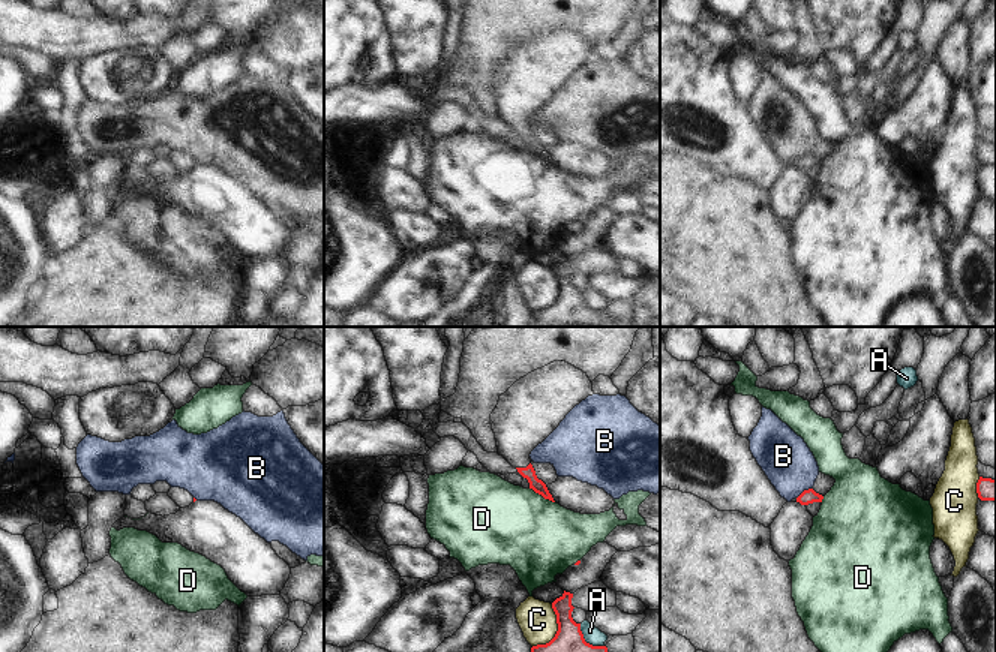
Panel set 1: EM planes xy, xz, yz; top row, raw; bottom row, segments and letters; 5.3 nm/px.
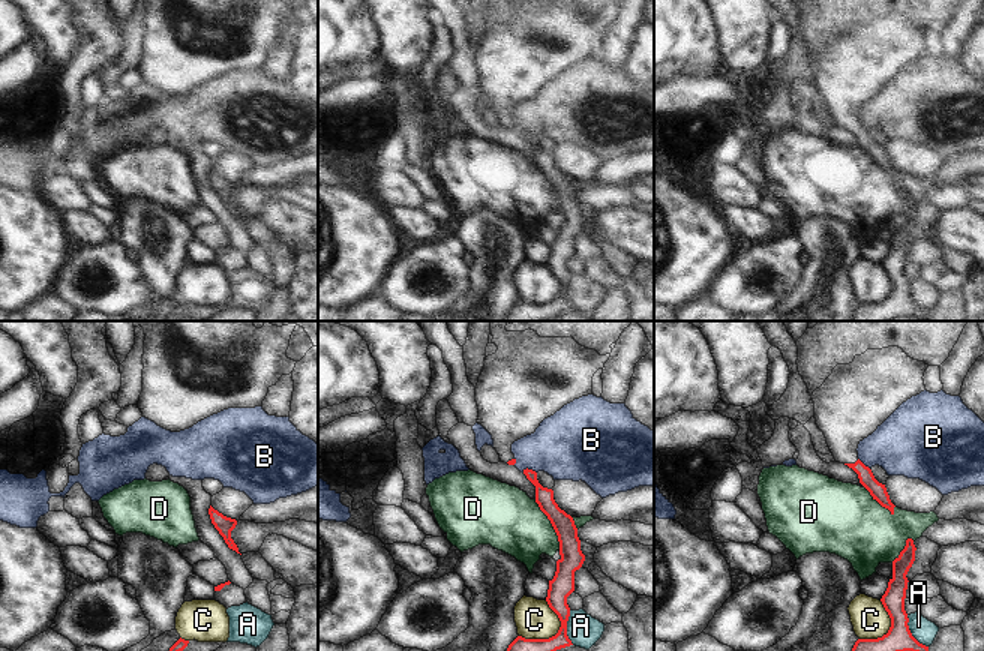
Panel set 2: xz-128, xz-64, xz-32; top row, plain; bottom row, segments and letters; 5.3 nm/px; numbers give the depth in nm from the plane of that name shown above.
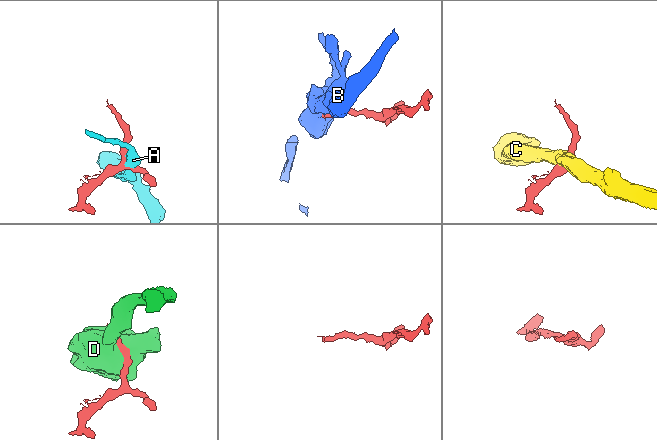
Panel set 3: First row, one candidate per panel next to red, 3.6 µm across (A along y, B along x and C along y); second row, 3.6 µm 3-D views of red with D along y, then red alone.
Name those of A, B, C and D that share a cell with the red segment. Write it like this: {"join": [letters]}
{"join": []}

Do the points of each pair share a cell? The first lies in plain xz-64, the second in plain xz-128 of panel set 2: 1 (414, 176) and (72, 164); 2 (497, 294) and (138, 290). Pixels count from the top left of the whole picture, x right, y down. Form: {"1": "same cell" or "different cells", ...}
{"1": "different cells", "2": "different cells"}

